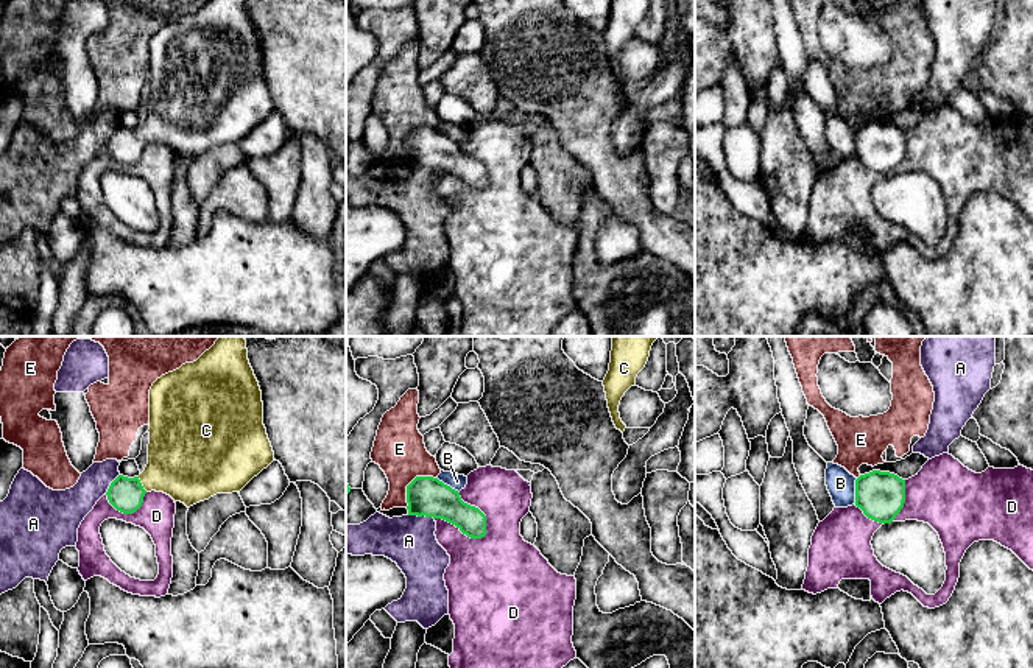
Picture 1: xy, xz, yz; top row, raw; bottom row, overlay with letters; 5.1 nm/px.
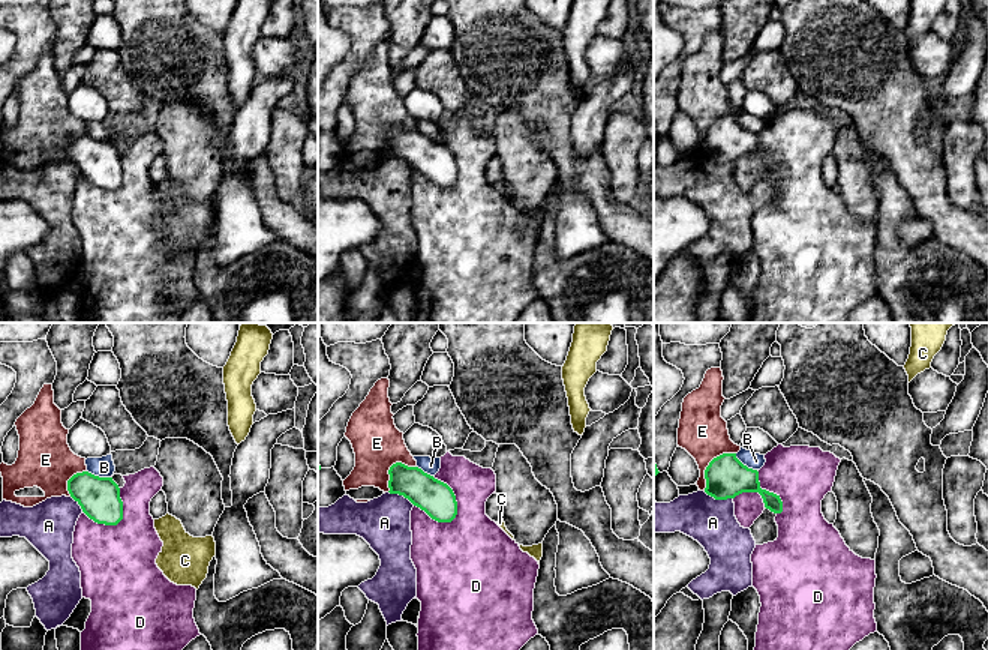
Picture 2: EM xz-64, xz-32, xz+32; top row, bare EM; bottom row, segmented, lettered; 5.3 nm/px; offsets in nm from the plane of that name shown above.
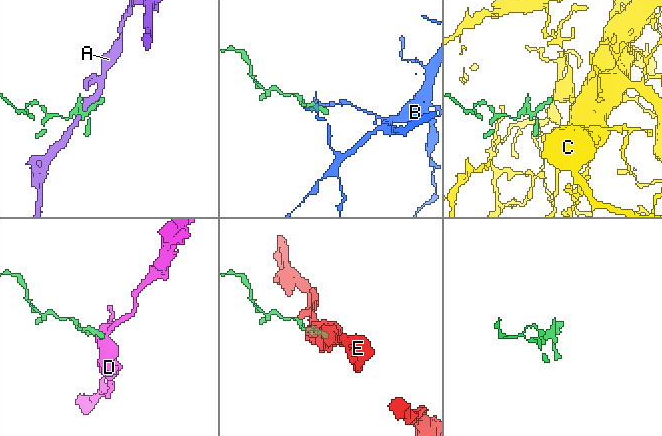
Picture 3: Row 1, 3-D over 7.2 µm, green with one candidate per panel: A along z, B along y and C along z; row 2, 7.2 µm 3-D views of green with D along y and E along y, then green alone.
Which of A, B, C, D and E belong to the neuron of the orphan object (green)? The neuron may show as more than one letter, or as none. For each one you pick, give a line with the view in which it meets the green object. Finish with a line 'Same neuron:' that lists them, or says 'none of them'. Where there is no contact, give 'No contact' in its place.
C: Touches green in xy
Same neuron: C

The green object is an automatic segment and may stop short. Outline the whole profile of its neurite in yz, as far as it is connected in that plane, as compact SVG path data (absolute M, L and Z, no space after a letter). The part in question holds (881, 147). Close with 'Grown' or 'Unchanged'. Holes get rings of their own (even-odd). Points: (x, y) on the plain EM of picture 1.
M873 121L855 131L855 157L879 174L891 174L905 154L905 131Z. Unchanged

